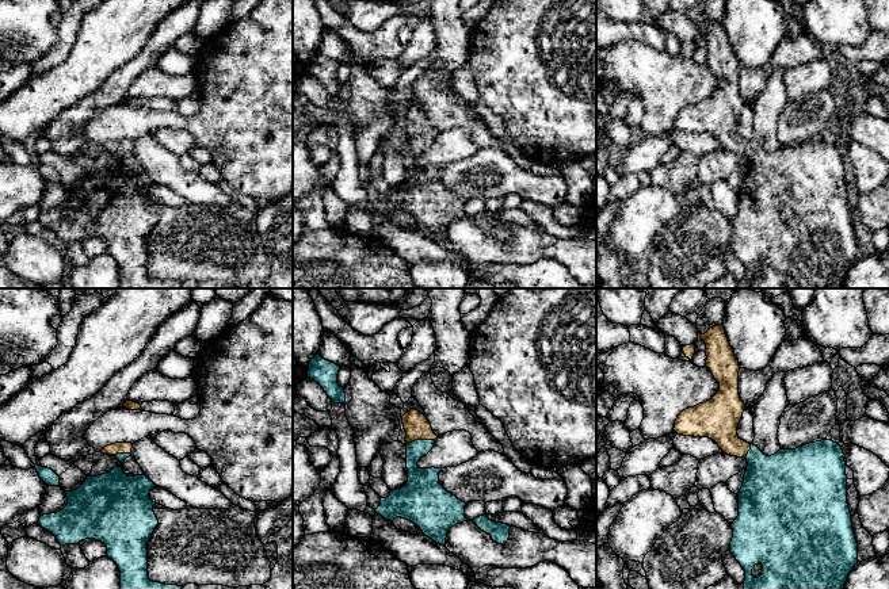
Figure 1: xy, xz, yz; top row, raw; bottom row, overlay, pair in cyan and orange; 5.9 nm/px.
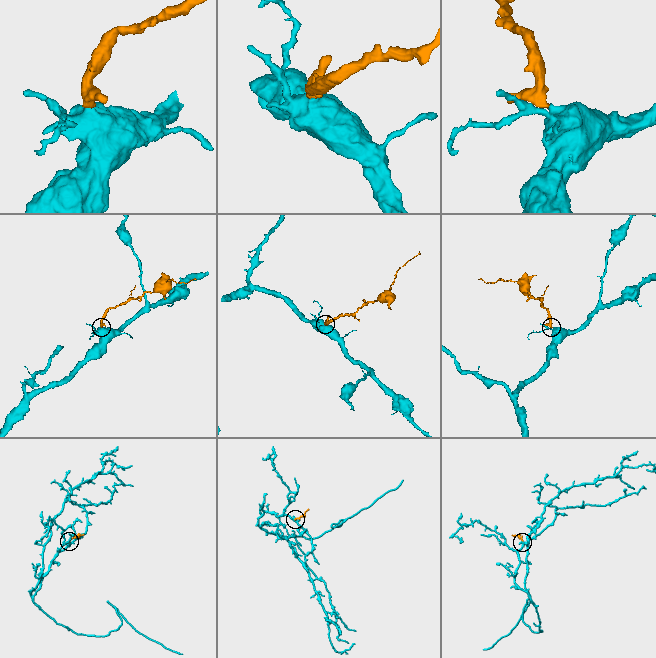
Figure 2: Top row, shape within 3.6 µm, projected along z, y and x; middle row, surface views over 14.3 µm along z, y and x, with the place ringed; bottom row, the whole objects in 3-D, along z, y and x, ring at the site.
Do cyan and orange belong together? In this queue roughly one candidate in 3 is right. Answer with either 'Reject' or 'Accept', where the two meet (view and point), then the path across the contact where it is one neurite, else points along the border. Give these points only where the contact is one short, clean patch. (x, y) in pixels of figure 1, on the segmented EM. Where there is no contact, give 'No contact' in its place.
Accept. Touches cyan at xz (420, 440). Path across: xz (422, 482), (414, 471), (420, 440), (416, 425)

